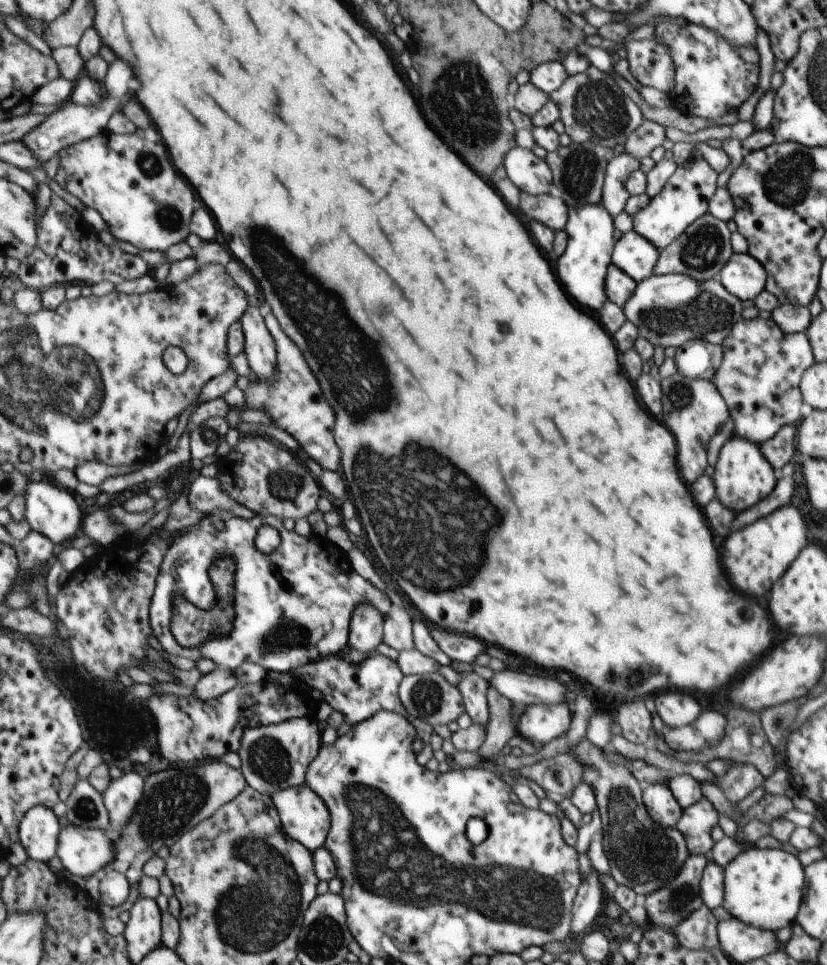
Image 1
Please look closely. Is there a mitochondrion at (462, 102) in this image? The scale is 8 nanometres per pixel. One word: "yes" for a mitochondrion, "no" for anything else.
yes

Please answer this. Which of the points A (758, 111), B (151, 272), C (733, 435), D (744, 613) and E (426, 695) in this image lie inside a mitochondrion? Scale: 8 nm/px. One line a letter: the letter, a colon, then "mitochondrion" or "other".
A: other
B: other
C: other
D: other
E: mitochondrion

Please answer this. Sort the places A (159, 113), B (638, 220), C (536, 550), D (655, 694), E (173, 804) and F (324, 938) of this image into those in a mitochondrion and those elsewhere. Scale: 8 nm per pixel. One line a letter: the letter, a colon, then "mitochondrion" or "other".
A: other
B: other
C: other
D: other
E: mitochondrion
F: mitochondrion

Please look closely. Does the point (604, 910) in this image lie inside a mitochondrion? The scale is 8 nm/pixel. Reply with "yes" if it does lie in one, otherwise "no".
no

